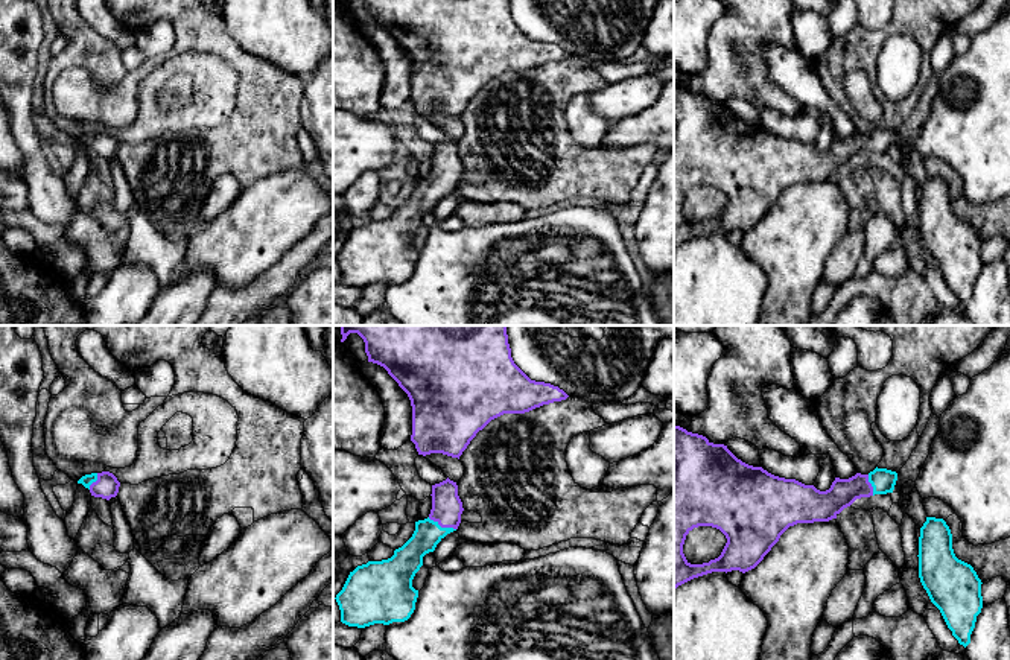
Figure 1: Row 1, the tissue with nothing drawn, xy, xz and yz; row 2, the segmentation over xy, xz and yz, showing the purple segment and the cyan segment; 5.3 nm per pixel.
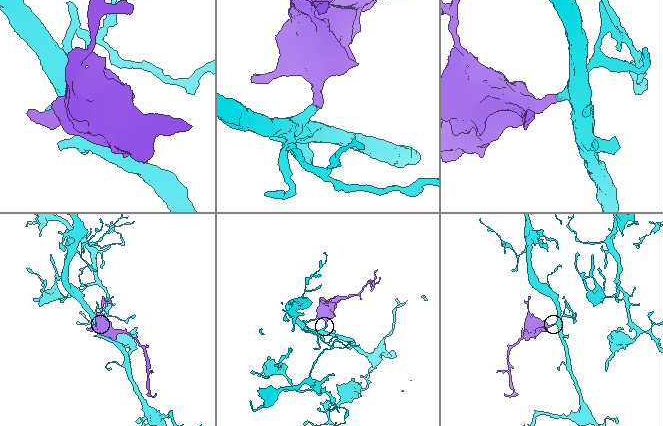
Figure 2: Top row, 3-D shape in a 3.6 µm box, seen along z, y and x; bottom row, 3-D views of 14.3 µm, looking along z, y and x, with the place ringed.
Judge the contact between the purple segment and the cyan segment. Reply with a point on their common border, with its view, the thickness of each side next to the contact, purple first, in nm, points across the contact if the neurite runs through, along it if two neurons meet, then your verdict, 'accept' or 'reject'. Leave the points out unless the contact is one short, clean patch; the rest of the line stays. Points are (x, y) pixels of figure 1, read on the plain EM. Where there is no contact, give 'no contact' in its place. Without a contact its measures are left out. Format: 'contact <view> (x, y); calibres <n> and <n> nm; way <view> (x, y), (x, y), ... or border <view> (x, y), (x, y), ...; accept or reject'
contact xz (441, 186); calibres 160 and 150 nm; way xz (446, 164), (441, 186), (408, 218); accept

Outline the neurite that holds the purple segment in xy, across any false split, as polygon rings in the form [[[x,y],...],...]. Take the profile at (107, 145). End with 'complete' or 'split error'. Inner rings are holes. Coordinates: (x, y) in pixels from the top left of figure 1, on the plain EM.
[[[110,131],[91,132],[82,135],[78,143],[90,149],[91,155],[110,160],[119,152],[120,141]]] | split error

